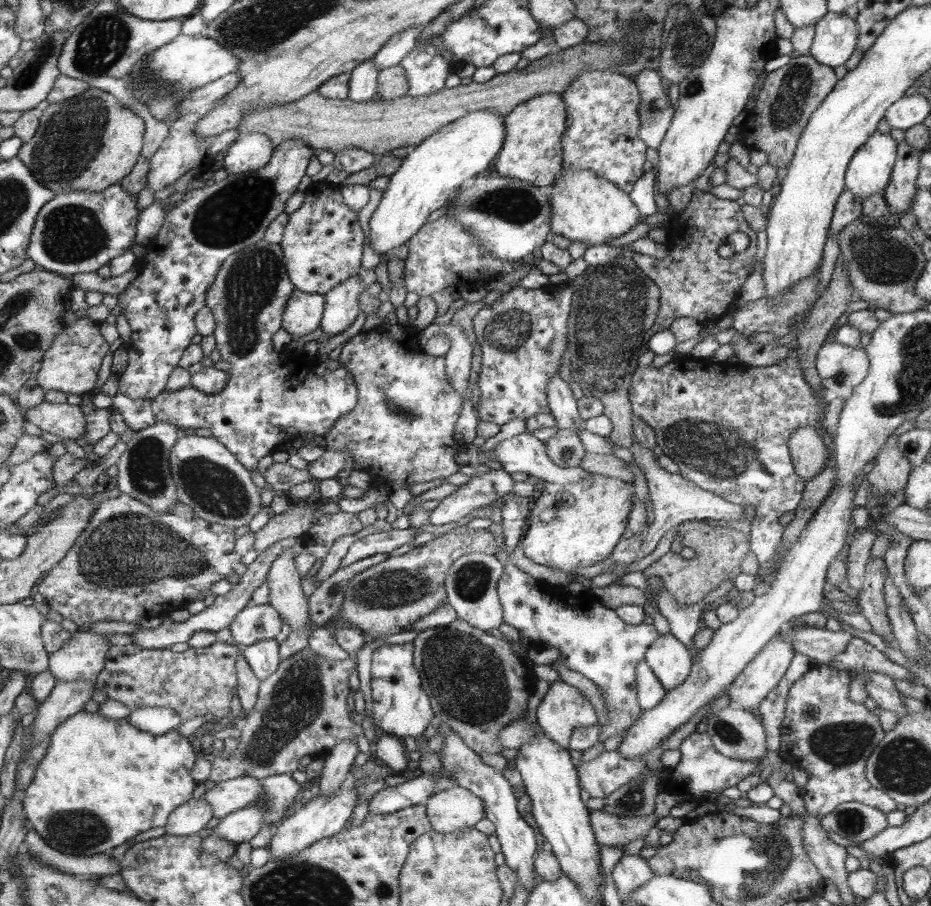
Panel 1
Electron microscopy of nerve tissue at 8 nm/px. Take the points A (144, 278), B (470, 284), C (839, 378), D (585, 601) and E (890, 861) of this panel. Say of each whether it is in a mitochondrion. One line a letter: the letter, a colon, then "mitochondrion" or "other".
A: other
B: other
C: mitochondrion
D: other
E: other

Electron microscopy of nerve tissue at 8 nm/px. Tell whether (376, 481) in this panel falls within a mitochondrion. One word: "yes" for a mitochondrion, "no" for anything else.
no

